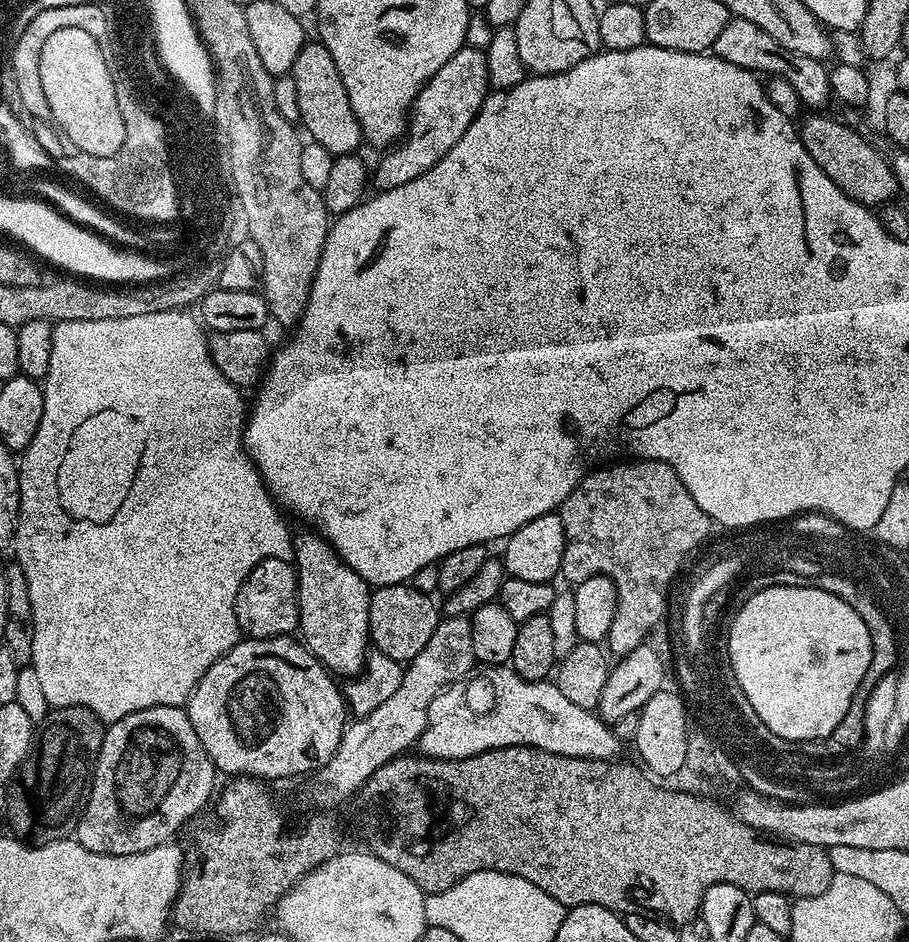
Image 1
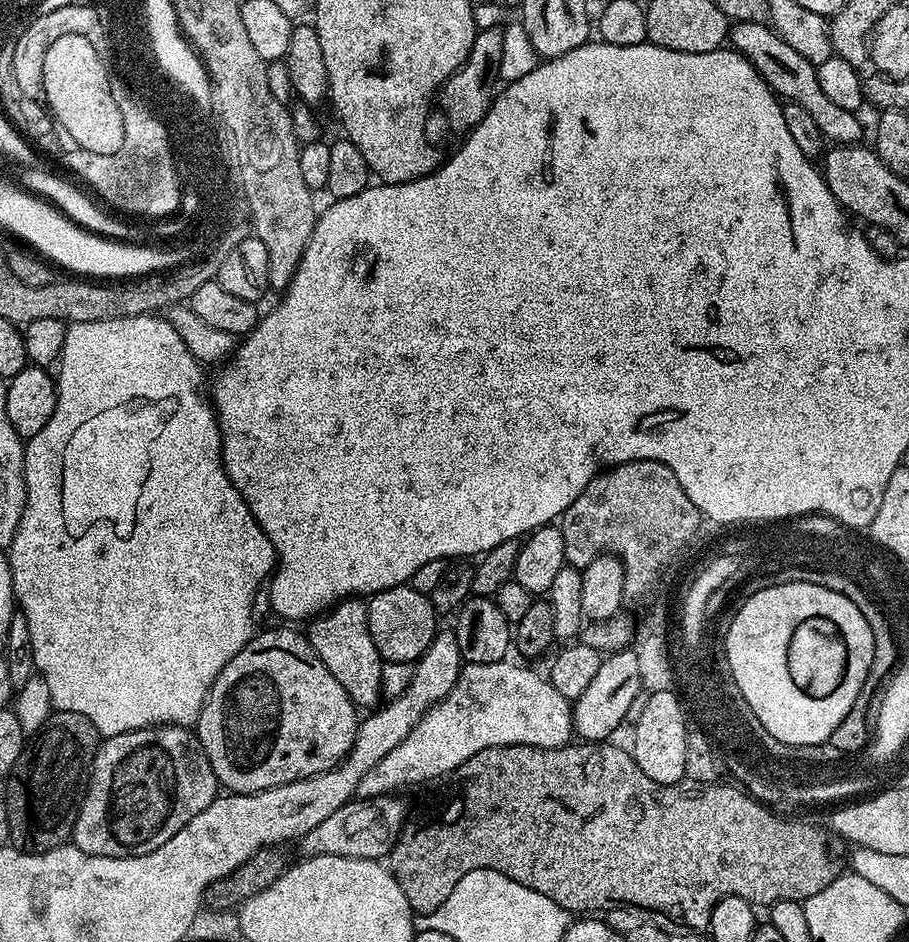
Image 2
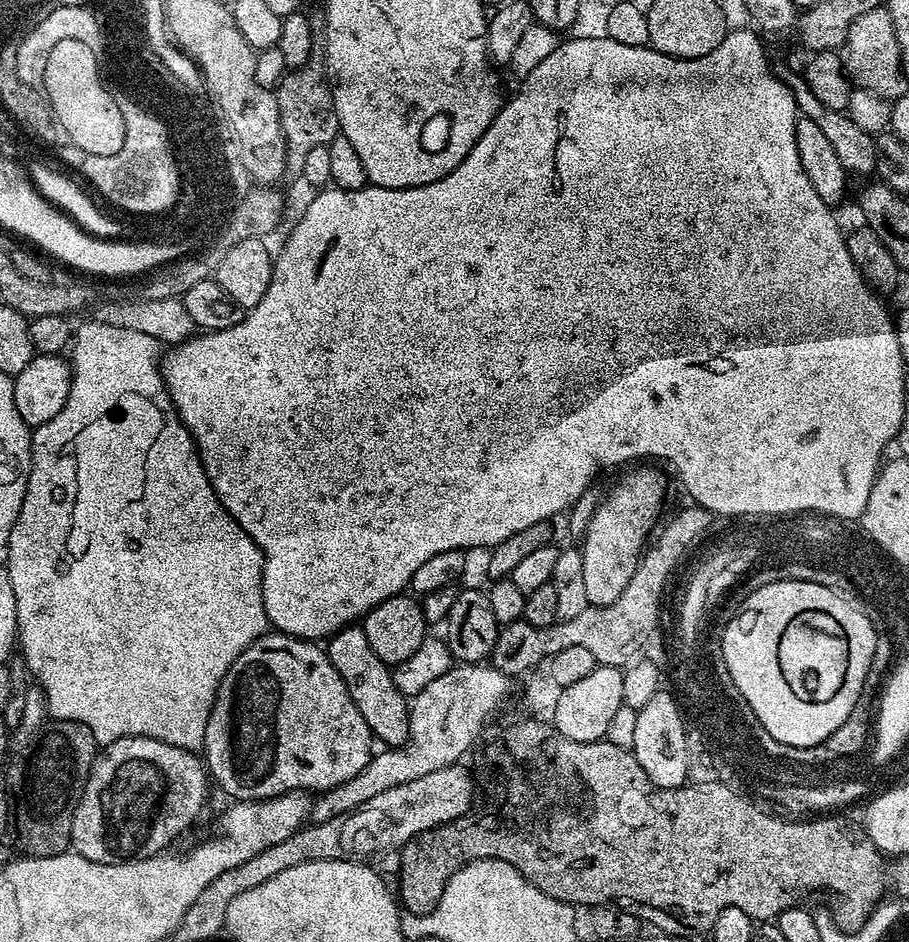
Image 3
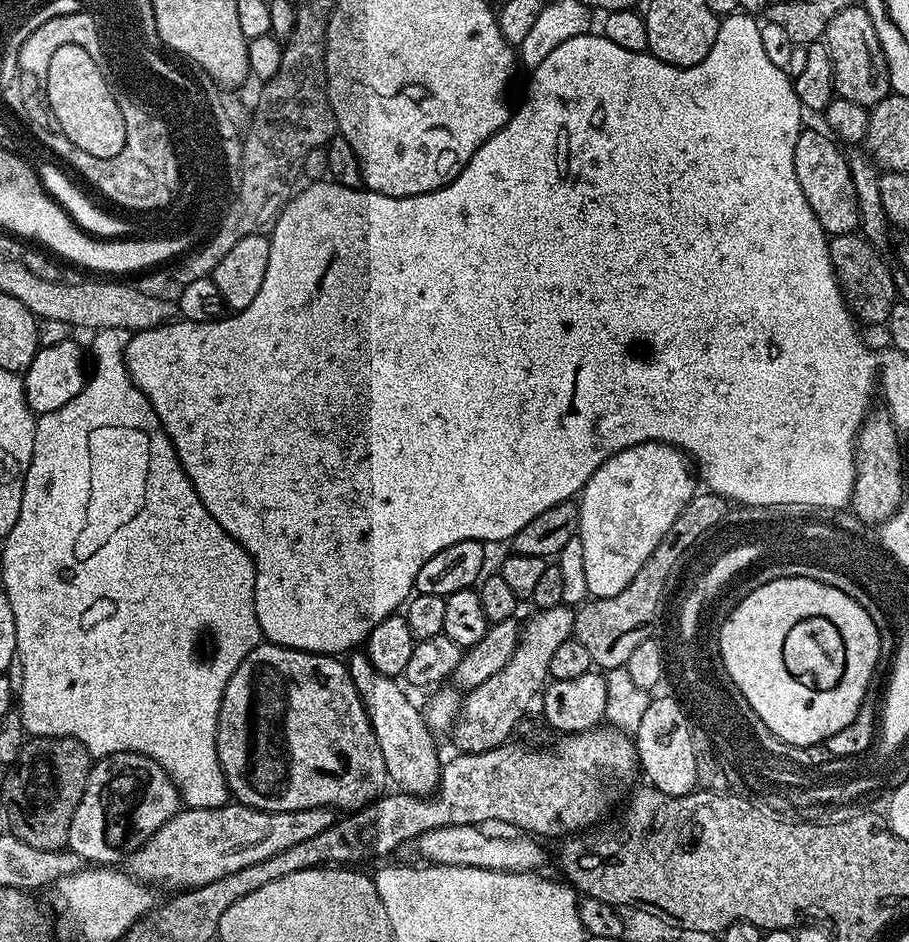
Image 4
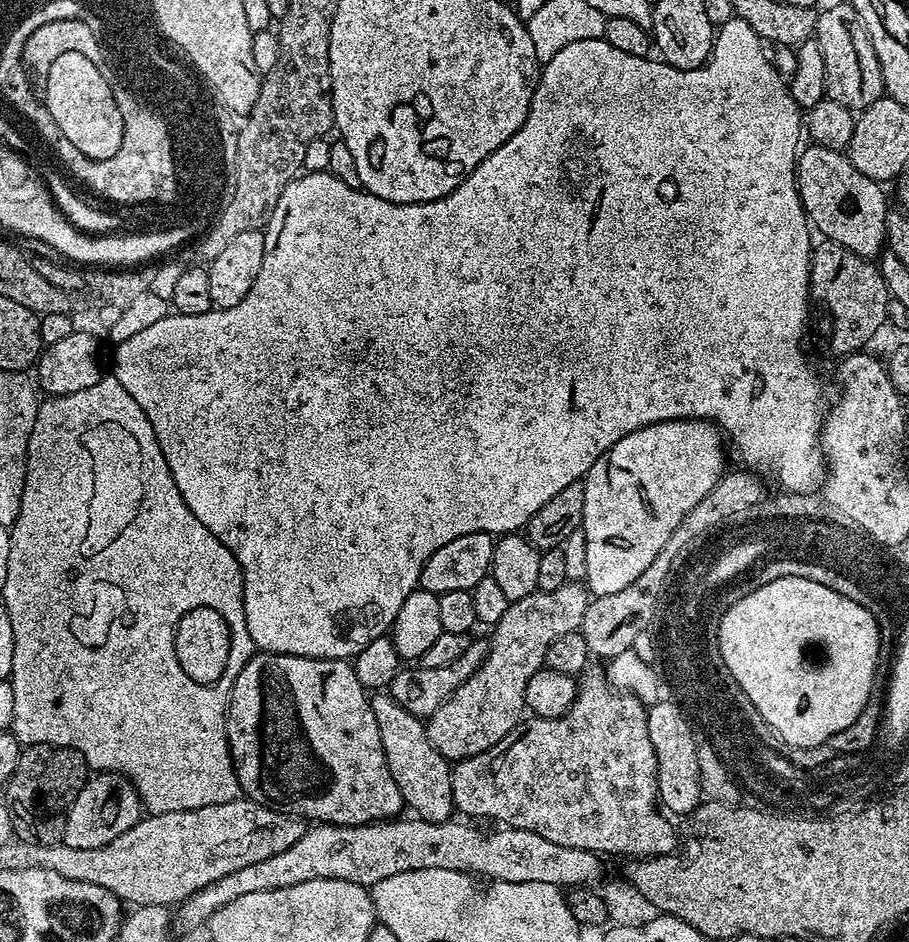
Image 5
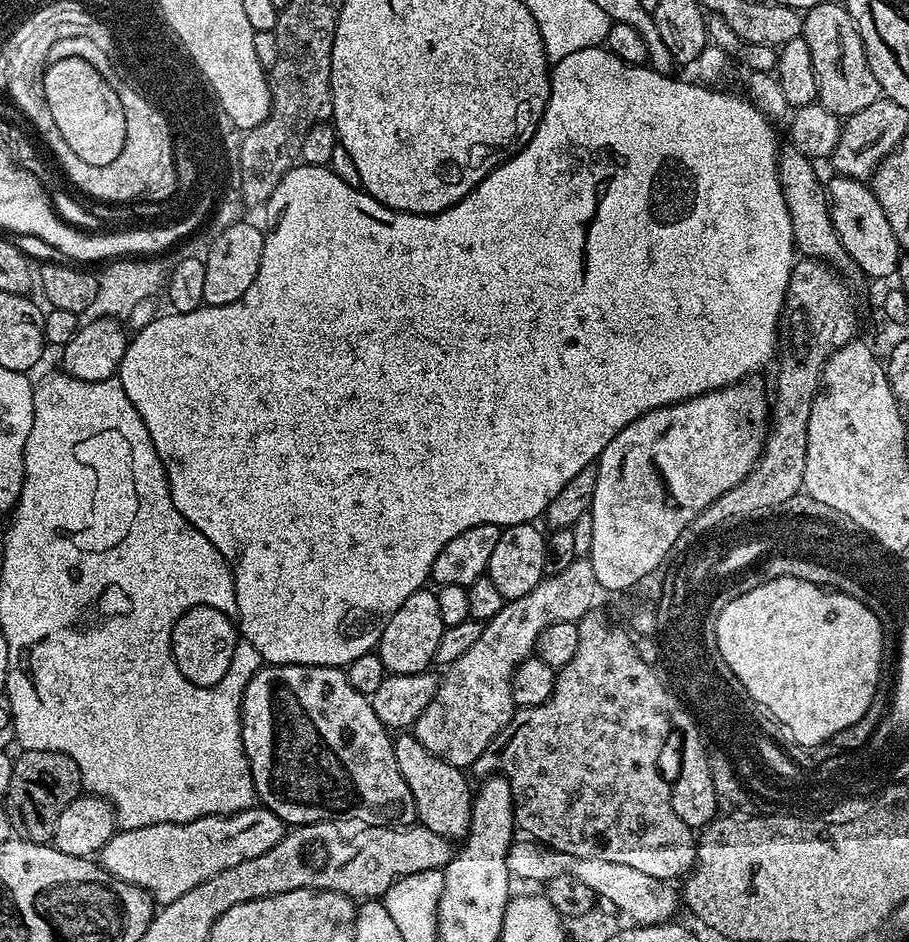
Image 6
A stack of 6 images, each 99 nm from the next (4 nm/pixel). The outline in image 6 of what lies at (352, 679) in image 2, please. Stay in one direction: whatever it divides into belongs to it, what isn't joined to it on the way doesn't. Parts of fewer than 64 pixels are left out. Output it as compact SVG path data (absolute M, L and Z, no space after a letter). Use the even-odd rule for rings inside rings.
M414 734L397 735L392 745L394 758L398 758L398 770L402 770L402 778L406 778L410 794L414 794L419 827L434 830L434 834L453 842L463 841L468 835L474 795L473 789L468 789L468 780L464 777L467 775L461 769L450 766L450 762L430 754L430 750L426 750Z

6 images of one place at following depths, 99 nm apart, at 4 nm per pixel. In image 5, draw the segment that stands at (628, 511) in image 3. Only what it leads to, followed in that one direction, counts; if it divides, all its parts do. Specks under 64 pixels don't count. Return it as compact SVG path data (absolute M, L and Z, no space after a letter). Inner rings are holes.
M663 420L626 434L590 466L582 483L586 490L584 537L586 538L586 587L593 597L618 594L654 562L658 550L666 546L678 522L714 490L726 471L726 444L711 420Z

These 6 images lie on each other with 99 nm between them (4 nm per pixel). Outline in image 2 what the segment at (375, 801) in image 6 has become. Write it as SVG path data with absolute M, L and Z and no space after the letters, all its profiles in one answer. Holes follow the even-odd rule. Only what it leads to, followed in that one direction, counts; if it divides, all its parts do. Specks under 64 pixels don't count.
M292 626L280 627L284 628L268 628L265 632L260 633L257 631L242 646L242 650L238 650L238 654L234 654L234 658L230 658L230 662L226 662L226 666L222 666L222 674L218 674L214 686L208 692L206 702L202 706L200 716L196 719L194 725L196 737L200 739L200 745L206 754L206 758L210 758L210 766L214 770L217 781L223 787L225 784L228 787L225 789L229 793L257 792L274 786L282 786L286 782L294 782L298 778L310 778L314 774L322 774L326 770L333 768L335 764L339 764L348 755L356 737L358 709L346 694L346 690L342 690L342 686L338 686L338 678L334 678L334 674L330 674L330 670L326 670L322 658L318 658L318 654L314 654L307 635L303 631L295 632L292 629L295 627Z

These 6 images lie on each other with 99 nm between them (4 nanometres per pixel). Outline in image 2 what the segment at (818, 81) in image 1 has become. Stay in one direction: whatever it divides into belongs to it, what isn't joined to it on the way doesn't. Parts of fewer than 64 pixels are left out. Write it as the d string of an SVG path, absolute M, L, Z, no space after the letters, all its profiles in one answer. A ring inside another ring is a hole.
M742 20L733 23L730 28L730 44L758 70L758 74L772 87L777 97L783 98L789 104L802 106L802 110L810 113L810 118L818 122L818 130L825 141L833 145L858 144L865 139L862 126L855 112L842 110L827 94L822 91L818 82L816 66L798 54L788 42L769 26L759 20Z

